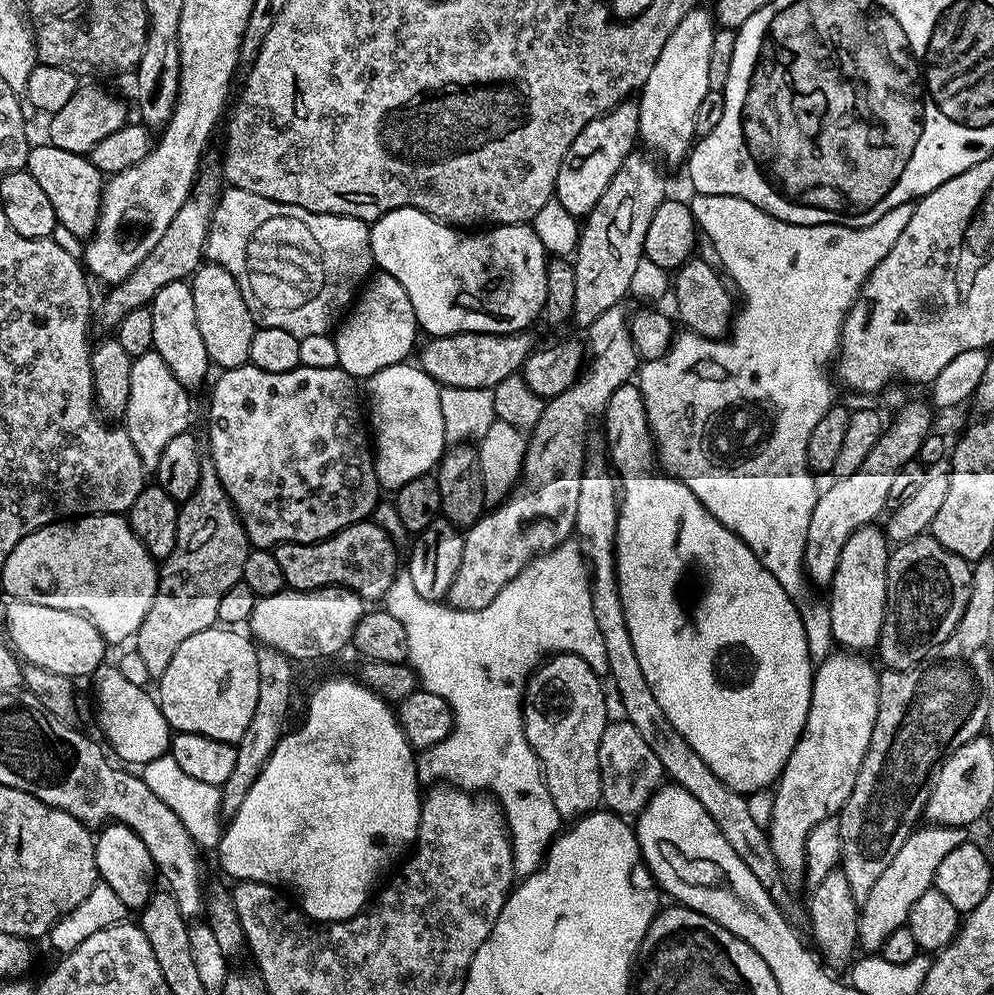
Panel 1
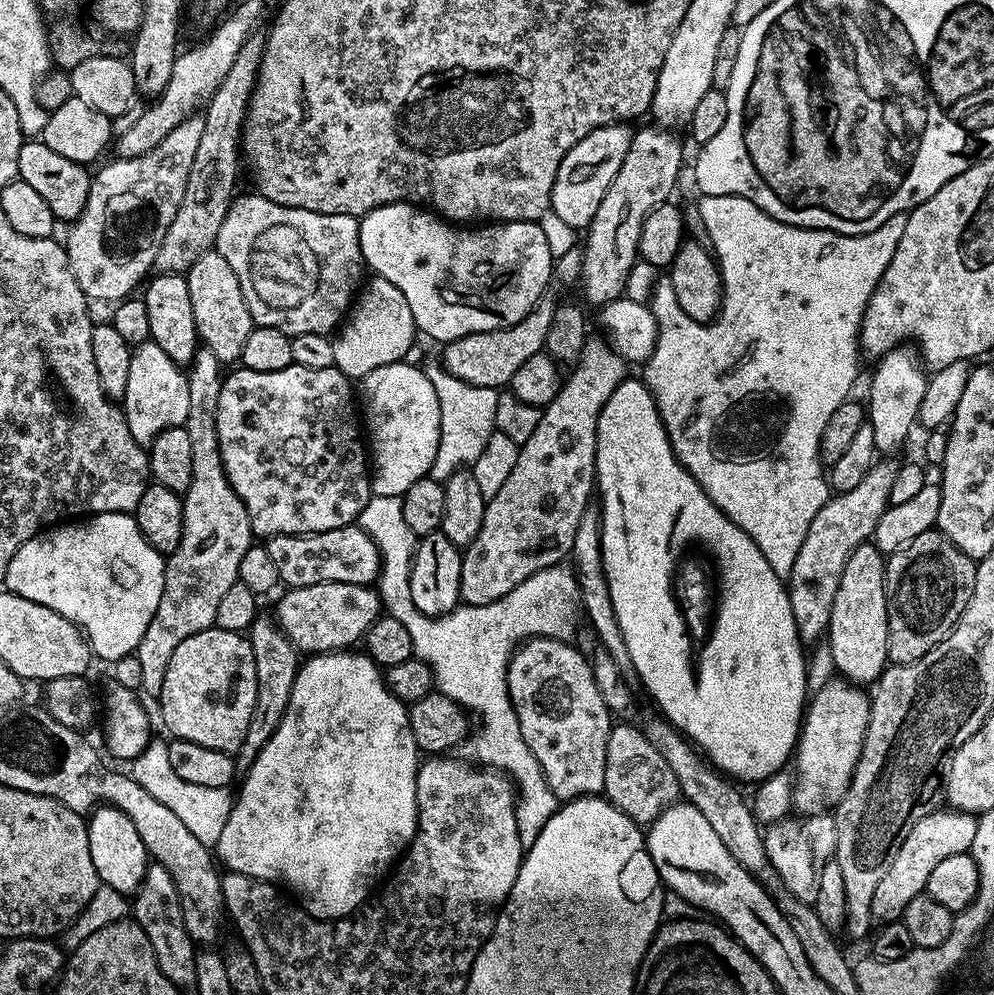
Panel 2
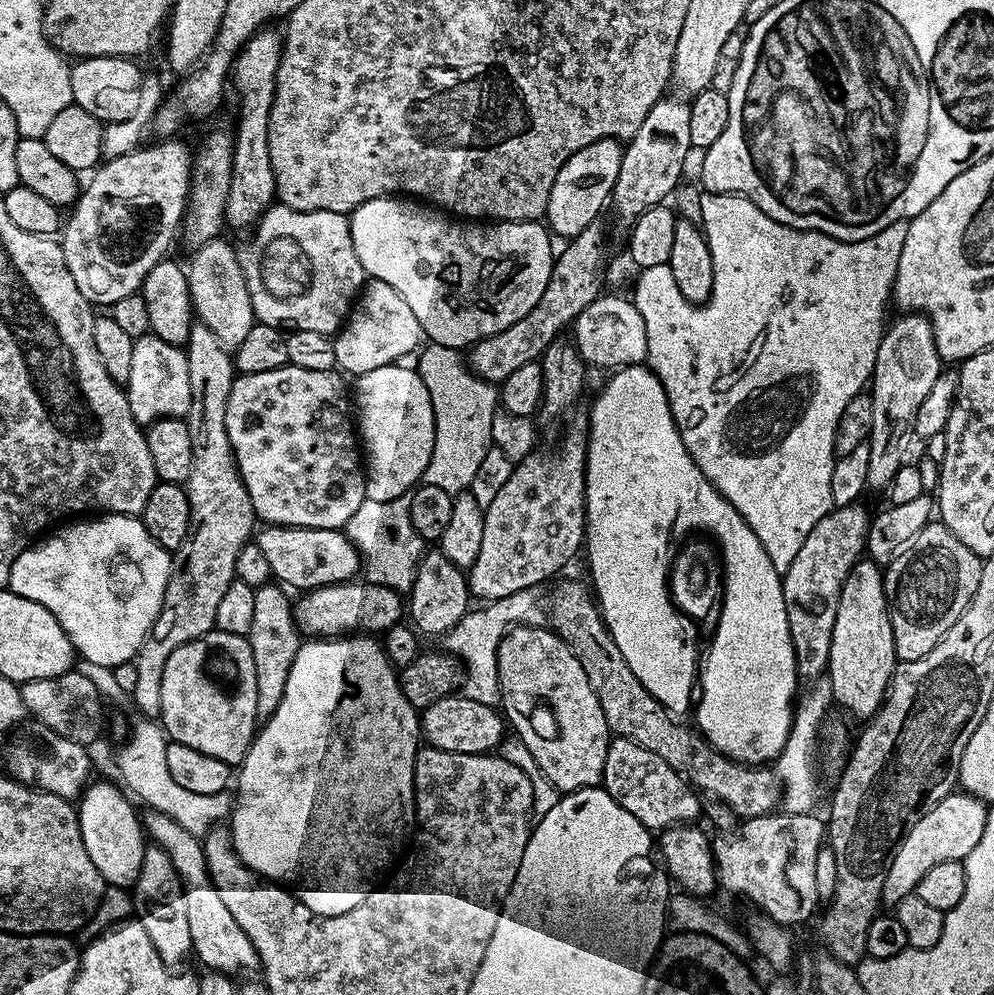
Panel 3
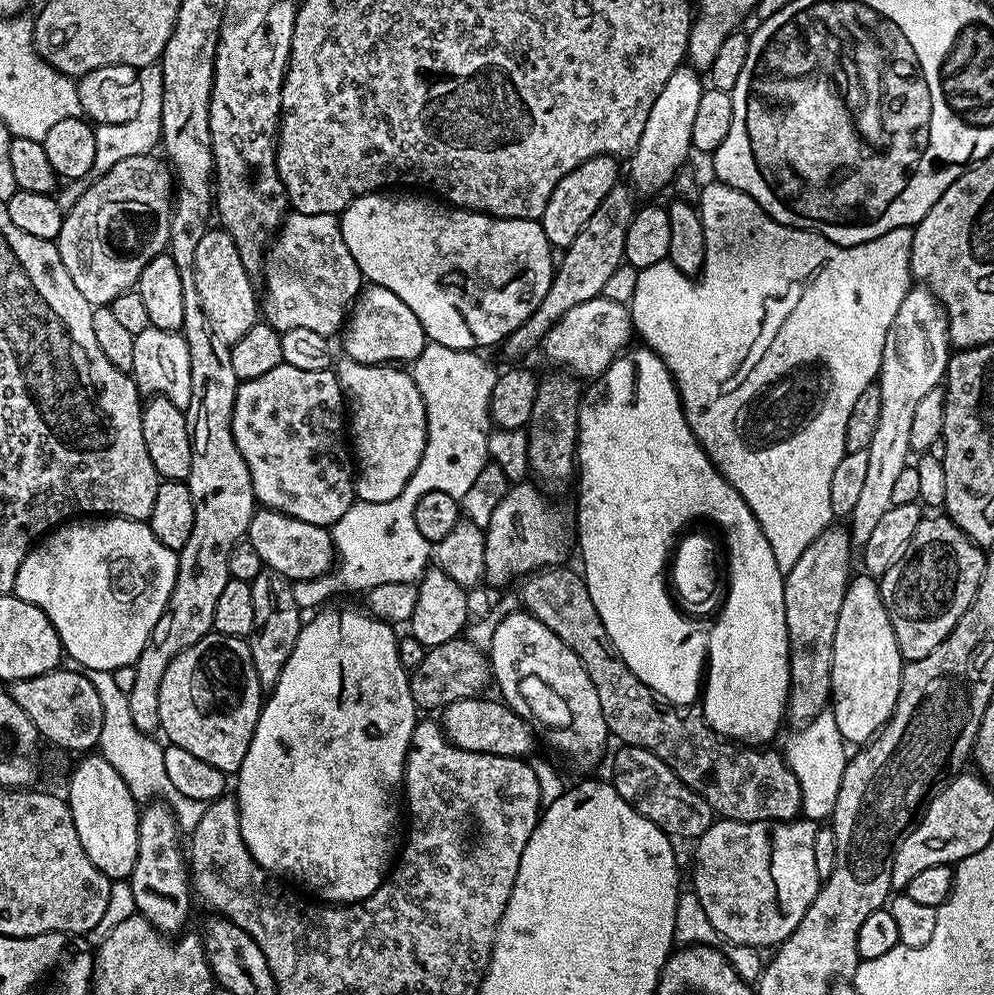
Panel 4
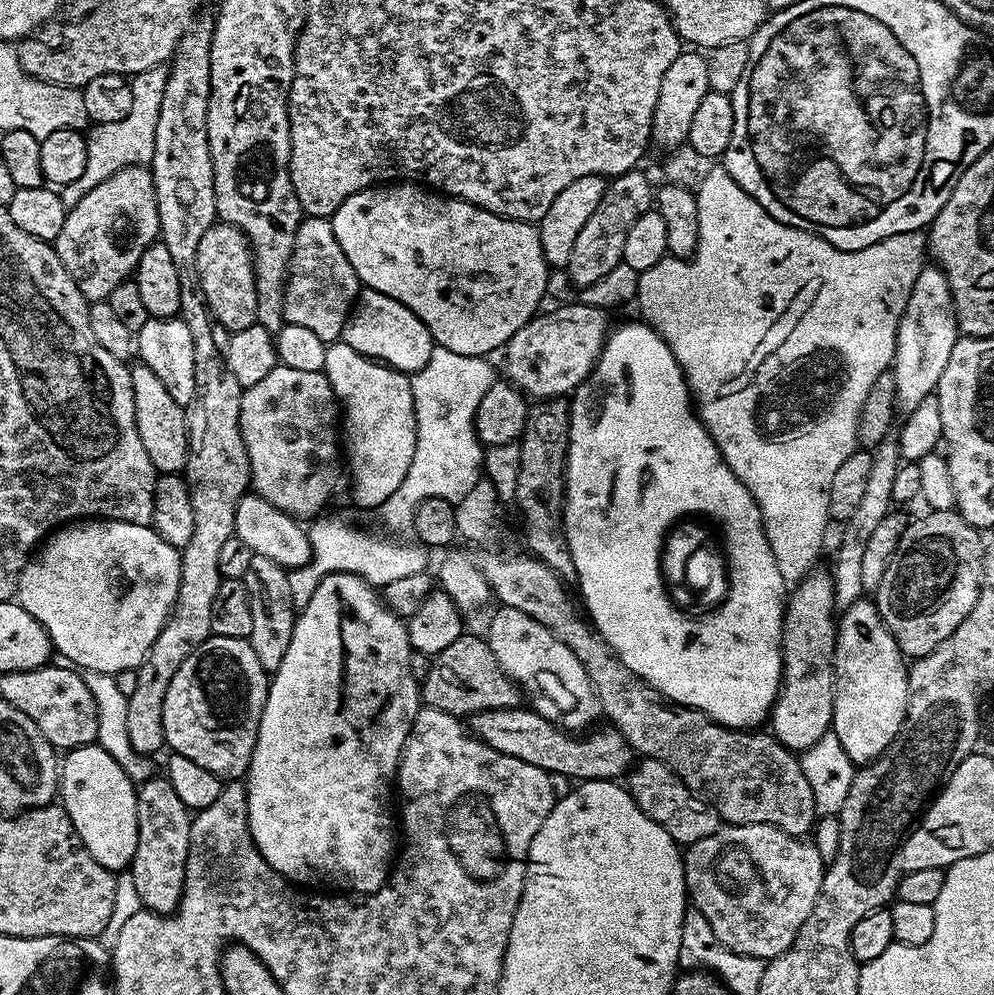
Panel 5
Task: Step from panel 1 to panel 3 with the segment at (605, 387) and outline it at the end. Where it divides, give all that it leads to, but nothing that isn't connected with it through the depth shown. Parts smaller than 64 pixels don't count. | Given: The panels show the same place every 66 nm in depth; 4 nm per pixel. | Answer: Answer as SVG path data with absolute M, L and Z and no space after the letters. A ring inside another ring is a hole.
M583 419L576 420L564 432L564 437L560 440L560 445L553 452L540 452L541 450L533 450L525 460L519 461L513 467L510 478L506 478L506 482L502 482L502 486L494 494L494 498L487 501L484 508L484 525L482 526L482 547L478 550L478 558L474 558L471 568L467 569L468 590L473 597L476 596L480 602L491 602L501 600L510 594L518 594L527 588L536 588L540 586L543 580L551 581L572 559L576 556L576 551L581 551L582 545L585 543L584 534L584 467L588 465L588 434L586 424Z

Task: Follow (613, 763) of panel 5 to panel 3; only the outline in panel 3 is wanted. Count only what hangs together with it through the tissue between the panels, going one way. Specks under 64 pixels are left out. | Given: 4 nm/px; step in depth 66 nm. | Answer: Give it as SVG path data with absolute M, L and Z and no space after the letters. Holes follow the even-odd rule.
M453 694L430 702L419 713L420 734L423 743L430 748L446 750L450 754L488 754L499 749L505 739L506 721L493 705L474 702L462 694Z

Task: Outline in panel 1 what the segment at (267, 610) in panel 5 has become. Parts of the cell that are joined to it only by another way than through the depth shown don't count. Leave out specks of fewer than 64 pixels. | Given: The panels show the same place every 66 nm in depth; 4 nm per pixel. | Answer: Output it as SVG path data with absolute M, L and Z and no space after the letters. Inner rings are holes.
M257 647L258 654L258 702L254 705L254 718L250 718L250 726L246 726L246 734L242 734L236 745L234 771L220 788L220 811L225 817L232 817L242 806L246 794L250 794L250 786L258 778L258 774L266 766L274 746L278 746L281 736L285 735L284 723L288 720L288 707L292 704L292 686L296 678L294 661L286 654L273 648Z

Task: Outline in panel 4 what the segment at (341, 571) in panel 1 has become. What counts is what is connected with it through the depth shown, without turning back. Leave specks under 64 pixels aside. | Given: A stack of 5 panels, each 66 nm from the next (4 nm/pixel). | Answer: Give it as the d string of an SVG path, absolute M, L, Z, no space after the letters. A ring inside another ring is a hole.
M263 506L257 507L250 518L246 543L258 550L258 558L262 558L265 569L282 574L290 582L327 576L337 559L336 545L328 528L290 518L278 510Z

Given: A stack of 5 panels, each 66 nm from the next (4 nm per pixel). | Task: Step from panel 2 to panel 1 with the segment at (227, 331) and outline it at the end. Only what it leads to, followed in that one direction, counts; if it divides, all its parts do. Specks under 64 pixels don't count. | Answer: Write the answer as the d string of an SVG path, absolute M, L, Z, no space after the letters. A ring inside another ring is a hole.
M211 262L201 263L200 267L190 277L192 293L194 294L194 314L198 318L198 331L202 334L202 343L206 345L206 354L217 369L241 368L250 358L250 342L257 330L257 323L253 320L250 310L246 306L246 298L242 298L242 290L234 278L222 267Z

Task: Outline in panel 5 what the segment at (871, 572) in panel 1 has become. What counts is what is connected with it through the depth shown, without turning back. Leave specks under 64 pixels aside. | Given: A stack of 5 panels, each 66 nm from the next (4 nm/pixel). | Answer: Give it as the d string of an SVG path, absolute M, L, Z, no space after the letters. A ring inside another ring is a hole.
M861 598L843 611L836 630L836 686L832 690L832 727L842 750L852 759L853 765L867 766L883 754L894 742L908 705L908 670L906 657L898 642L882 622L875 603Z

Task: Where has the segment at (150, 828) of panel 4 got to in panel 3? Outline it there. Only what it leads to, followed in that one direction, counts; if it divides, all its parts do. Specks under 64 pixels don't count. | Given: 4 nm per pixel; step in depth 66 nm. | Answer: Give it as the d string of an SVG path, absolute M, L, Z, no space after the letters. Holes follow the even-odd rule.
M155 846L144 849L142 870L138 870L138 878L131 889L132 911L135 919L146 926L146 934L150 934L150 942L162 958L167 968L175 969L184 960L184 956L193 955L190 938L189 915L187 914L186 885L181 880L178 870L174 870L174 862L170 862L170 854Z

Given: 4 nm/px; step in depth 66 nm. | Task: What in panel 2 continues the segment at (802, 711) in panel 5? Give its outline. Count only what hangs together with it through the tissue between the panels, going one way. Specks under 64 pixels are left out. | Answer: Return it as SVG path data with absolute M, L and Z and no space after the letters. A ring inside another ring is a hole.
M896 458L877 459L866 478L862 478L854 490L829 495L822 510L814 514L814 522L810 522L810 530L806 530L802 550L798 550L798 558L794 558L794 570L786 578L801 645L812 646L825 639L830 610L834 610L834 594L838 594L838 582L842 582L842 570L846 570L850 554L854 554L858 546L871 541L878 518L882 518L889 506L890 486L894 486L900 466L901 461Z

